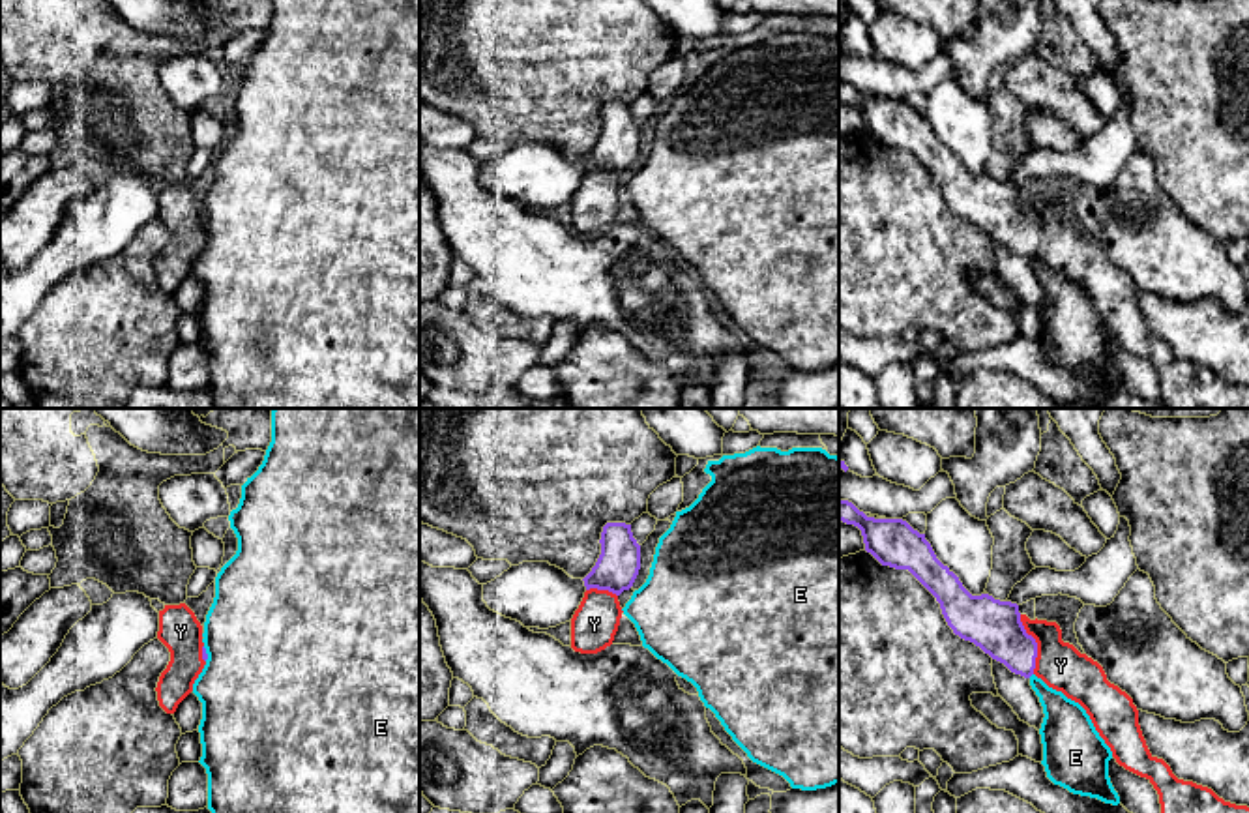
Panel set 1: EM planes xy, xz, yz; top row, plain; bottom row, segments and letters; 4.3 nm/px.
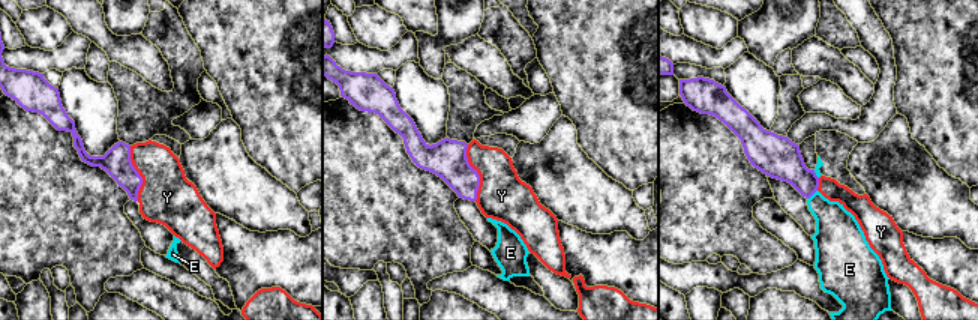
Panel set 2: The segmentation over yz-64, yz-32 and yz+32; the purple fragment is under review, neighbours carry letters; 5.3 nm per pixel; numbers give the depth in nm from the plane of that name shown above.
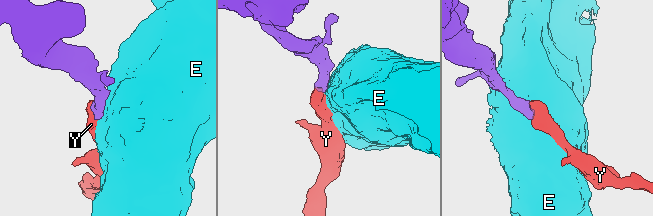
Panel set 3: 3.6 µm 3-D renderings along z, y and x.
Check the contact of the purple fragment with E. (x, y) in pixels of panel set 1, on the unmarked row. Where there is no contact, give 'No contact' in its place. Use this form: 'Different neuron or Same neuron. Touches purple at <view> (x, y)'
Different neuron. Touches purple at yz (1030, 255)

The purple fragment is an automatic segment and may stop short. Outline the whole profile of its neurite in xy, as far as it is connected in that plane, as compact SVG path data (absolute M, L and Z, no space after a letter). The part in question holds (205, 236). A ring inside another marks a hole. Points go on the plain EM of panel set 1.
M185 184L165 185L159 191L157 219L170 232L170 242L155 268L157 281L167 294L174 294L178 285L193 272L193 264L208 240L202 206Z

